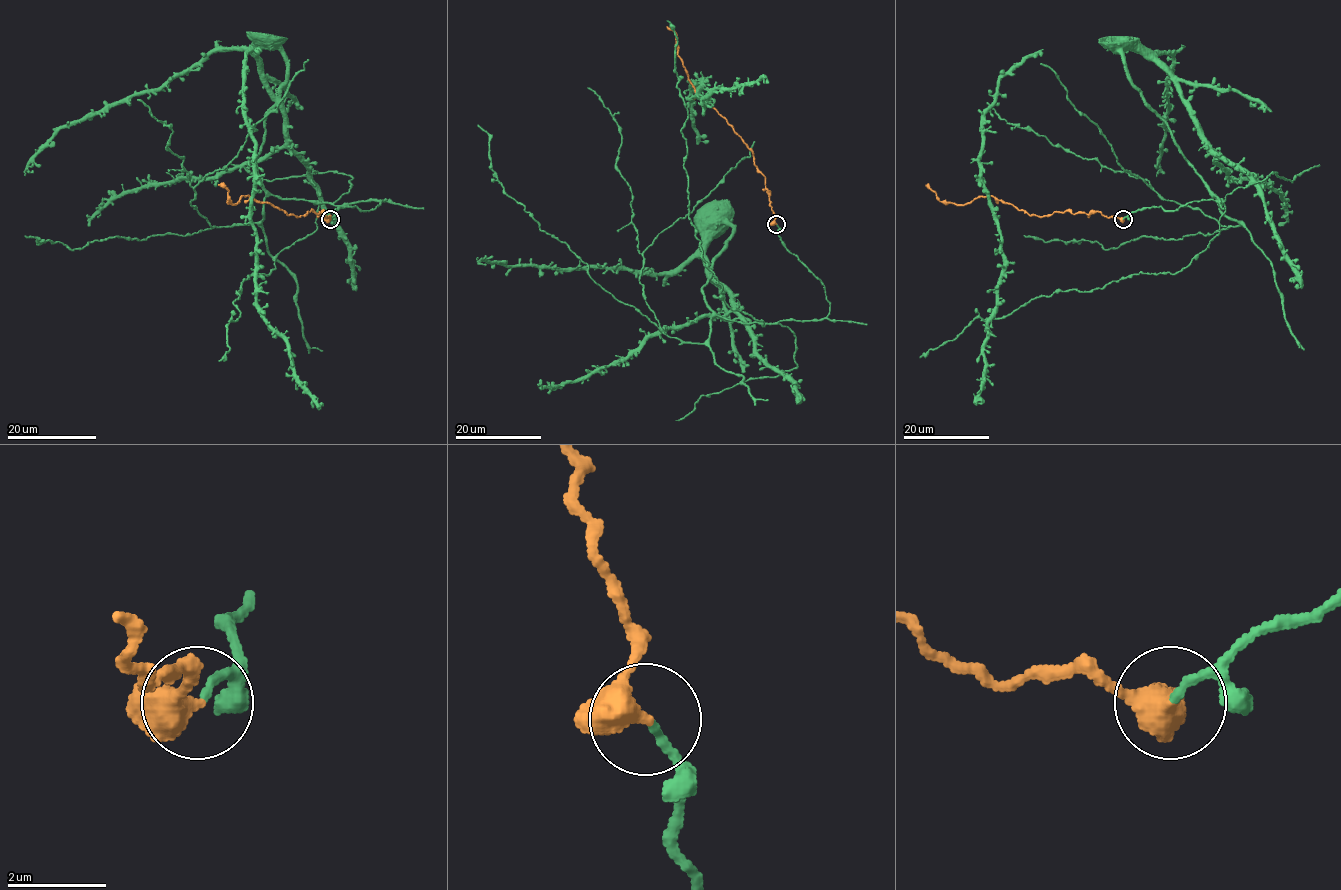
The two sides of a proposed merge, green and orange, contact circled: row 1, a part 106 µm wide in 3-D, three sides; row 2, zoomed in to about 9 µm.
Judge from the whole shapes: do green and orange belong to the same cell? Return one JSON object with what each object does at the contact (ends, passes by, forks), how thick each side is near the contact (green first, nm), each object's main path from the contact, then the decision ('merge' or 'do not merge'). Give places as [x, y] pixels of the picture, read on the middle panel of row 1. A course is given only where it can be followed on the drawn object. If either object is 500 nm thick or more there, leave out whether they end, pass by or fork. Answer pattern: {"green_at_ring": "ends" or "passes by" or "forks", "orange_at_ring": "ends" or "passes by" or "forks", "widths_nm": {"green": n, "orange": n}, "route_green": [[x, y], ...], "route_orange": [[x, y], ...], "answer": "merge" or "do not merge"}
{"green_at_ring": "ends", "orange_at_ring": "passes by", "widths_nm": {"green": 160, "orange": 420}, "route_green": [[776, 223], [825, 318], [719, 316], [703, 287], [725, 223], [705, 262], [726, 313], [539, 379]], "route_orange": [[776, 223], [765, 176], [756, 165], [753, 154], [721, 115], [697, 96], [678, 55], [676, 34], [666, 27]], "answer": "merge"}

